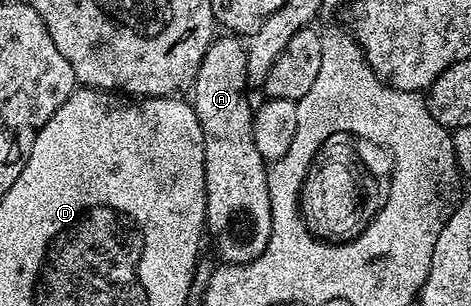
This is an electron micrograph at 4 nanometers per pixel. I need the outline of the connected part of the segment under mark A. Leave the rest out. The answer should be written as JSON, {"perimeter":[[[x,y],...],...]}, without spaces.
{"perimeter":[[[234,34],[219,35],[208,46],[192,85],[192,109],[204,142],[206,226],[222,264],[247,264],[268,246],[272,208],[268,198],[267,161],[260,158],[252,138],[254,108],[246,97],[246,49]]]}

